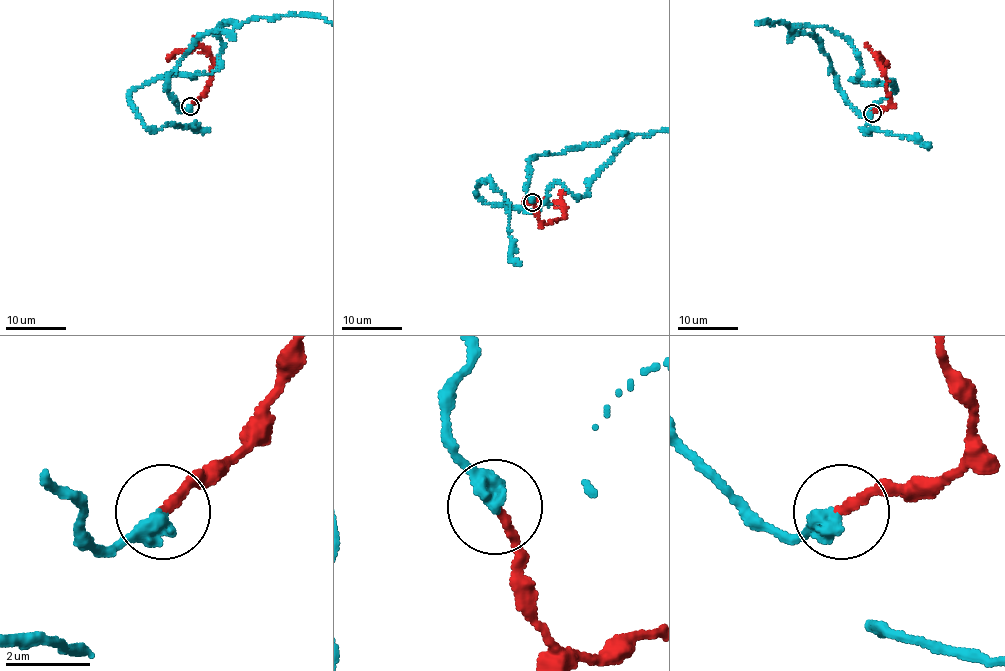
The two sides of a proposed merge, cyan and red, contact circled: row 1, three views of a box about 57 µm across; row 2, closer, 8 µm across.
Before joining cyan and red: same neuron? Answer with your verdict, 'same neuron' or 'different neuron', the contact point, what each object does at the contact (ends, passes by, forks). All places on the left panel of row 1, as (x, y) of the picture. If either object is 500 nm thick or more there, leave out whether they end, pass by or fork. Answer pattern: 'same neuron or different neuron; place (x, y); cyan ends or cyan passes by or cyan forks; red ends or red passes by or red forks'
same neuron; place (190, 106); cyan ends; red ends

